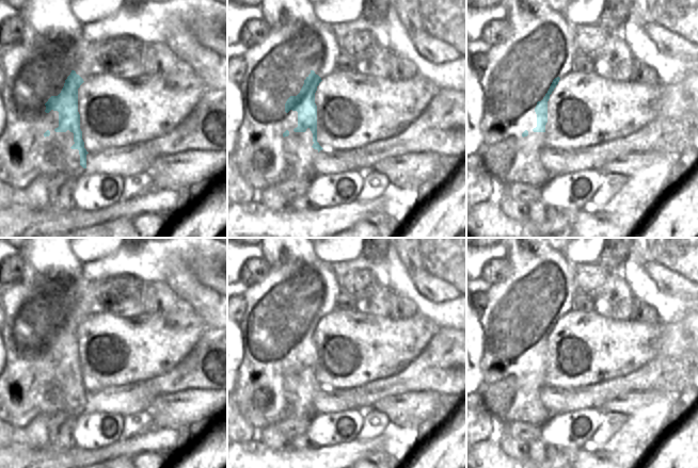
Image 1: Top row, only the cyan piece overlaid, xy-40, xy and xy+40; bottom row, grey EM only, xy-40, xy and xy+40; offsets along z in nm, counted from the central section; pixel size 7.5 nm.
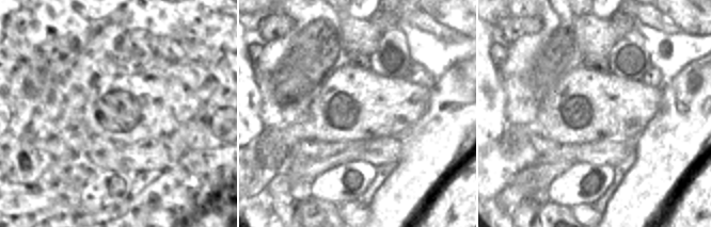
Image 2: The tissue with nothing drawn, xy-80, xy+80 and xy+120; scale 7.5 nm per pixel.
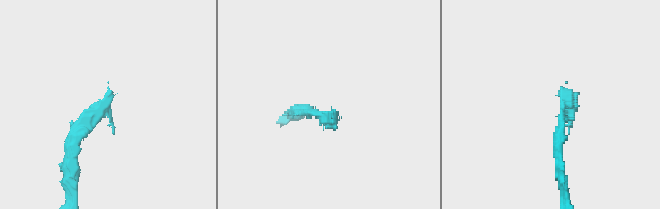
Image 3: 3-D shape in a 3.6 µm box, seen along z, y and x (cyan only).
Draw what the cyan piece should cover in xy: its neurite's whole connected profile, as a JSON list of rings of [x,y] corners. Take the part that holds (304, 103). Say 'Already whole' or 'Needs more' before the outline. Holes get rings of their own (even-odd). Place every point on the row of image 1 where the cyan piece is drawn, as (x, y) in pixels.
Already whole. [[[311,70],[304,80],[304,84],[297,96],[290,96],[285,103],[285,112],[290,110],[298,112],[298,127],[295,132],[305,132],[307,128],[313,133],[313,148],[318,152],[323,148],[317,142],[317,106],[315,103],[315,93],[321,82],[321,78]]]

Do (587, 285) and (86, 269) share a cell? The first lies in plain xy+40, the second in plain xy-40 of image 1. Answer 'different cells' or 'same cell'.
different cells

